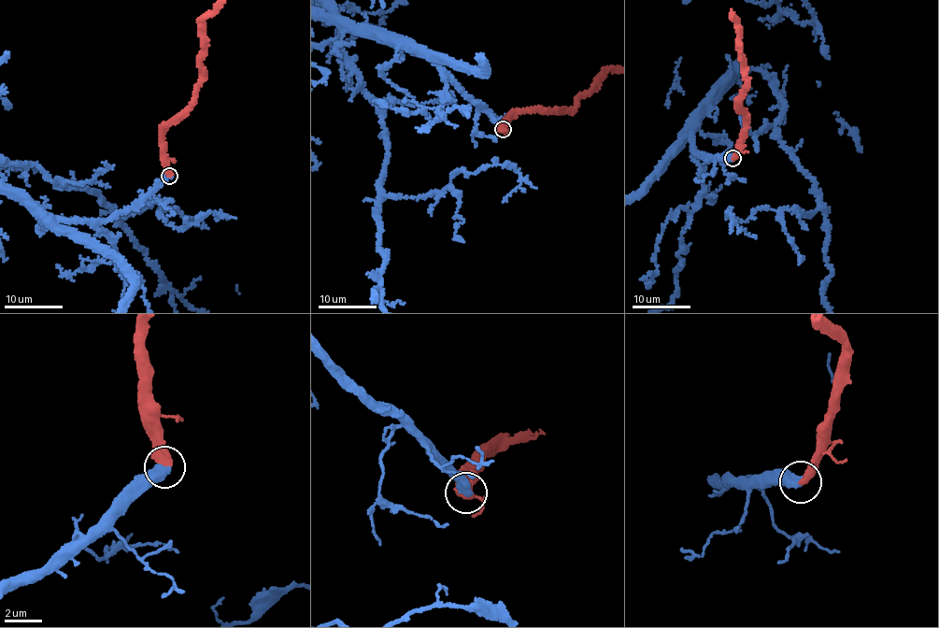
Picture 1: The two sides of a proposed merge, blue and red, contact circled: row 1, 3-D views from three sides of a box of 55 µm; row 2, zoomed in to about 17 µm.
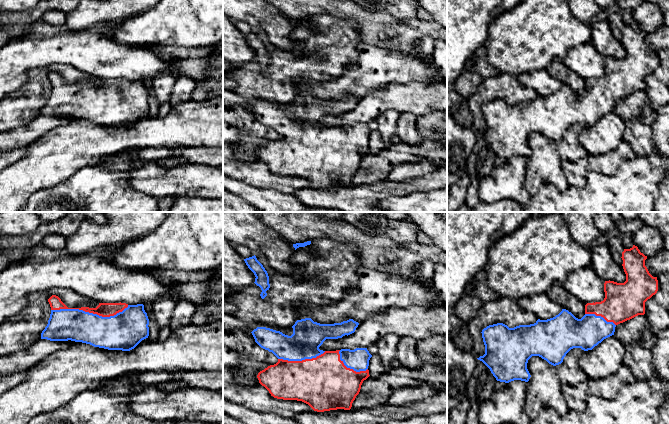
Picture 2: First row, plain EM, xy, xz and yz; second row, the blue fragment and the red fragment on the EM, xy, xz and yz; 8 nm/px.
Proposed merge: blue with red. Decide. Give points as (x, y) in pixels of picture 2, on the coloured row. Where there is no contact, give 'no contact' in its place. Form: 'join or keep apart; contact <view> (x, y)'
join; contact xy (89, 313)

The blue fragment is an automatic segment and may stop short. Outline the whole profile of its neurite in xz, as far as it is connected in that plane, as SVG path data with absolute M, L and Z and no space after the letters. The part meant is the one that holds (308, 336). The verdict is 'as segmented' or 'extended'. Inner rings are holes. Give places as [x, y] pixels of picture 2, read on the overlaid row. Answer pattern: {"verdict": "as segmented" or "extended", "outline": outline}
{"verdict": "extended", "outline": "M305 318L295 322L291 336L270 328L257 327L251 332L255 342L278 358L276 364L258 373L259 383L274 398L302 401L317 412L350 410L363 381L370 376L368 366L372 355L367 348L323 351L319 347L326 339L338 339L354 333L358 325L353 319L341 323L320 324L311 318Z"}

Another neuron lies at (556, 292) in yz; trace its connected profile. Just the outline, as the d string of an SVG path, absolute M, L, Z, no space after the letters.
M554 284L546 292L553 301L558 302L563 309L571 312L576 318L585 315L585 304L569 293L562 285Z

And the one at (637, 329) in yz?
M638 315L616 325L614 335L626 347L633 342L651 350L656 343L657 333L650 327L645 315Z

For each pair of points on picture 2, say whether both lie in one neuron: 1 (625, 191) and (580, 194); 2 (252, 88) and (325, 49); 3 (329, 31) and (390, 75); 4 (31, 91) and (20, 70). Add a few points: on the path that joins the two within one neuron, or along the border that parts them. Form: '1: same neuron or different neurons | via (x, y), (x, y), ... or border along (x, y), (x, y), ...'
1: same neuron | via (614, 192), (611, 194), (591, 194)
2: same neuron | via (272, 86), (288, 71), (310, 71), (312, 69)
3: different neurons | border along (361, 41), (358, 45), (358, 60), (343, 69)
4: different neurons | border along (35, 68), (29, 72), (28, 79), (16, 91)

